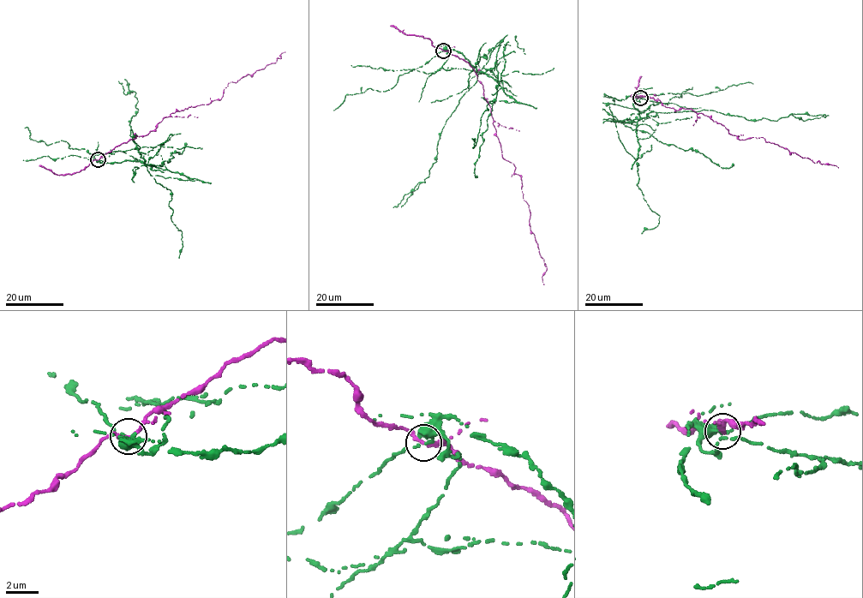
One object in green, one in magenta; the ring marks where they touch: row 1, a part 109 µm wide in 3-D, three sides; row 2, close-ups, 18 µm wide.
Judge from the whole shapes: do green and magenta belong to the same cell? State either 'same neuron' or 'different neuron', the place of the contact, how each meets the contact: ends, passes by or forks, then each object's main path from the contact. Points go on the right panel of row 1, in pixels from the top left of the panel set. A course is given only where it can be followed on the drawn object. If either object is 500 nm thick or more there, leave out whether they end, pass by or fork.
different neuron | (640, 98) | green passes by | magenta passes by | green via (640, 98), (658, 103), (640, 111), (609, 104), (636, 162), (637, 185), (660, 216), (641, 234) | magenta via (640, 98), (648, 95), (677, 110), (684, 108), (702, 113), (740, 140), (763, 137), (801, 158), (838, 167)

